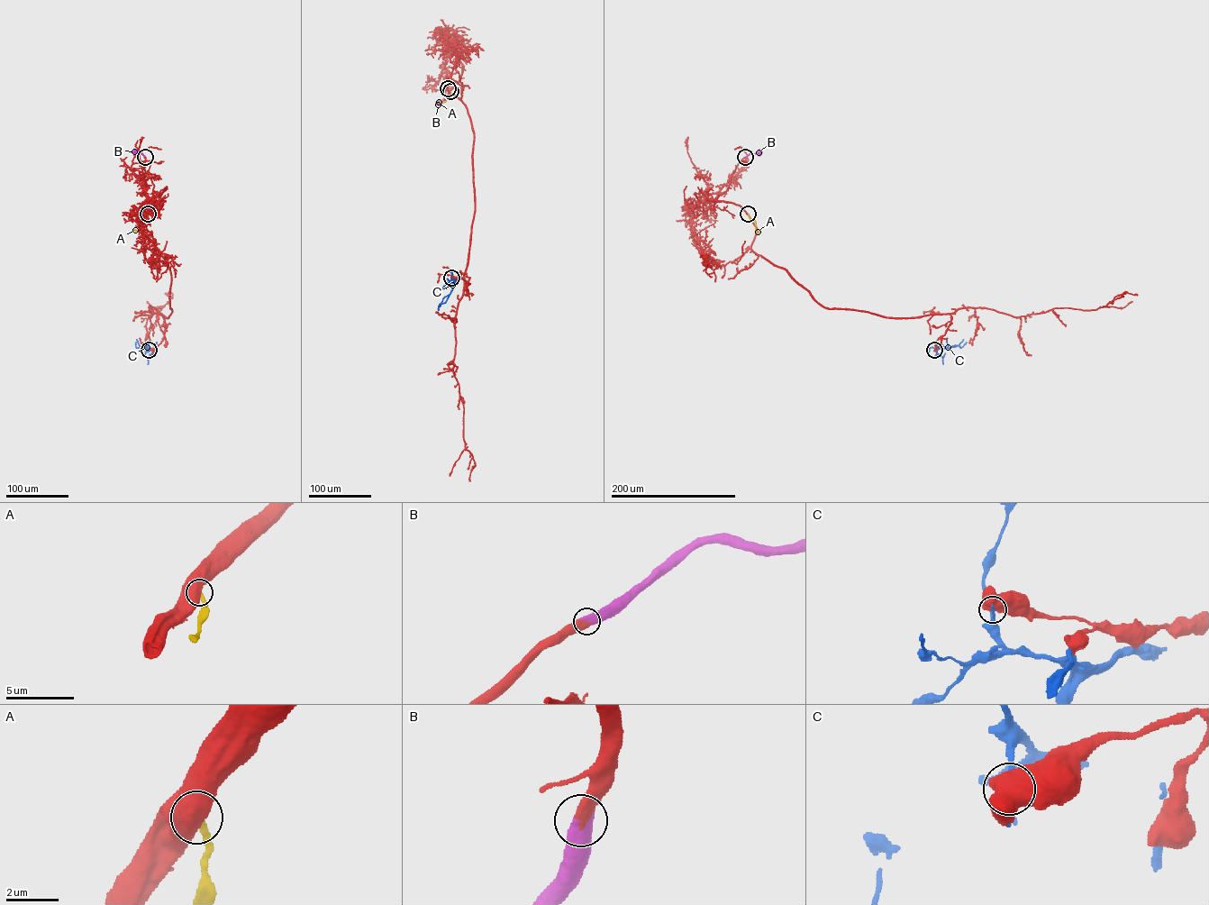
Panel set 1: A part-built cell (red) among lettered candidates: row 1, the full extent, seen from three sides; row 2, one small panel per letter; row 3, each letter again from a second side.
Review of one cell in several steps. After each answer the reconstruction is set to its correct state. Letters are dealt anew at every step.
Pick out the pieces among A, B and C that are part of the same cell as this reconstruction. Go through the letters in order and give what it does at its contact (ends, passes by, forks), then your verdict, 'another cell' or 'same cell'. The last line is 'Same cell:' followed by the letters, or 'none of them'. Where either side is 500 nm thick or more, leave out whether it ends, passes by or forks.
A: another cell
B: same cell
C: another cell
Same cell: B

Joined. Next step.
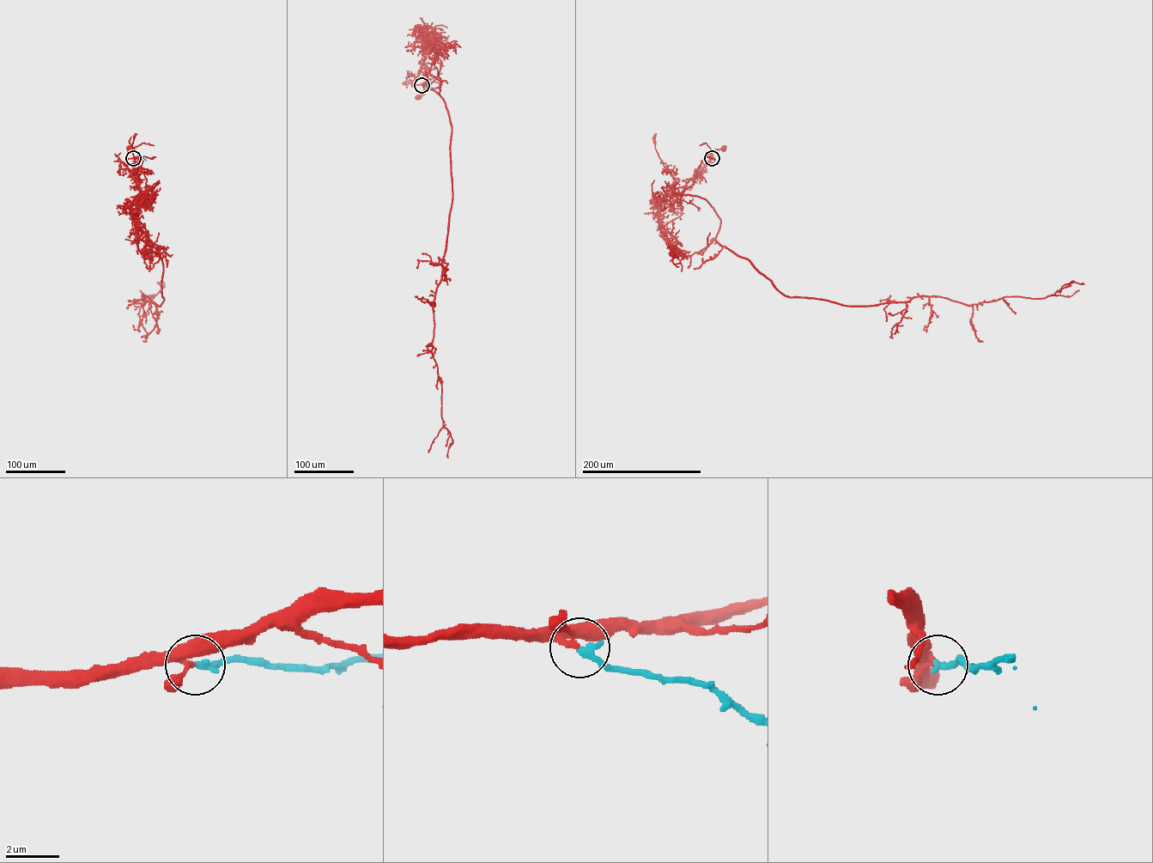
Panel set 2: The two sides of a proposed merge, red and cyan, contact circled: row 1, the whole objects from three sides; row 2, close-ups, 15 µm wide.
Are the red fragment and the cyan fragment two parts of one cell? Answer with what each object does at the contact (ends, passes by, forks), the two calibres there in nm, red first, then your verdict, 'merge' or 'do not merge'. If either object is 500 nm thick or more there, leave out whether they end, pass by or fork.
red forks there; cyan ends there; 140 nm thick on the red side, 280 nm on the other; merge

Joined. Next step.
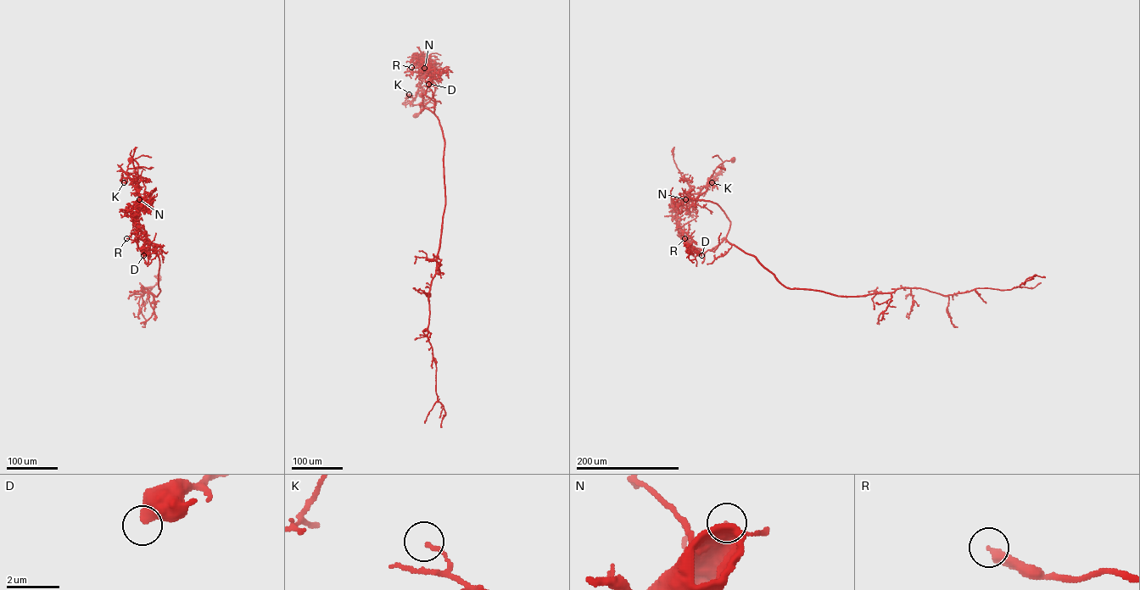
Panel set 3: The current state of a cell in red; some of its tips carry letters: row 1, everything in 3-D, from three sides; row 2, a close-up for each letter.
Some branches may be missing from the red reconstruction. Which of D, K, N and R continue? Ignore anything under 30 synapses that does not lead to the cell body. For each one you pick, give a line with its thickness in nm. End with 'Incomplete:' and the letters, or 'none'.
Incomplete: none

